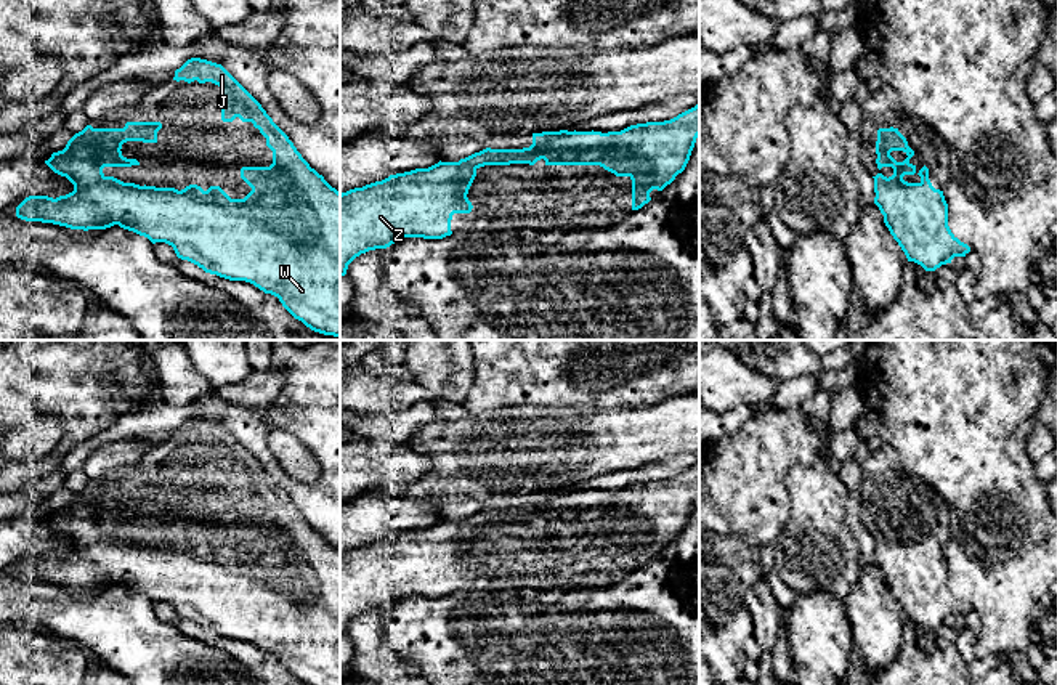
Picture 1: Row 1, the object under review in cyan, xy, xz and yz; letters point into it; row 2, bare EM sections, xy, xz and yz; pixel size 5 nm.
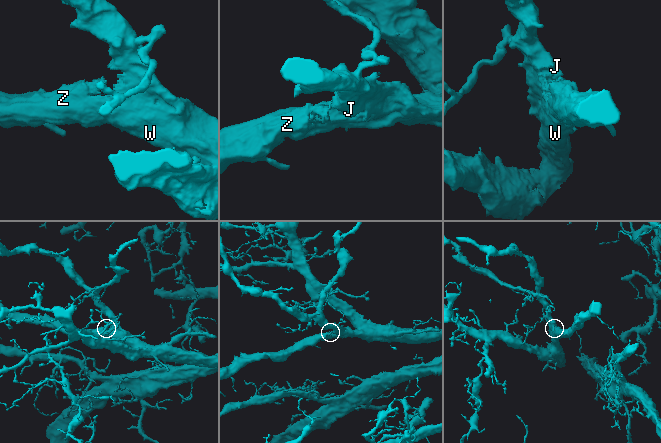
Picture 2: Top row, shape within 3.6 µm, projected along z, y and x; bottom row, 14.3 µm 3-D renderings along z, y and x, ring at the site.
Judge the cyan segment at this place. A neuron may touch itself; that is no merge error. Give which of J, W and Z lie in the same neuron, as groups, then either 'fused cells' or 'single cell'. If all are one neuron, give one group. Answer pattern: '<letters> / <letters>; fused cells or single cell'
J W Z; single cell

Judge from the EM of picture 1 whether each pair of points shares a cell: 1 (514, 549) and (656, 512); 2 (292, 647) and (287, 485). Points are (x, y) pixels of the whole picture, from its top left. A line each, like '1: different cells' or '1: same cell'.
1: same cell
2: different cells

